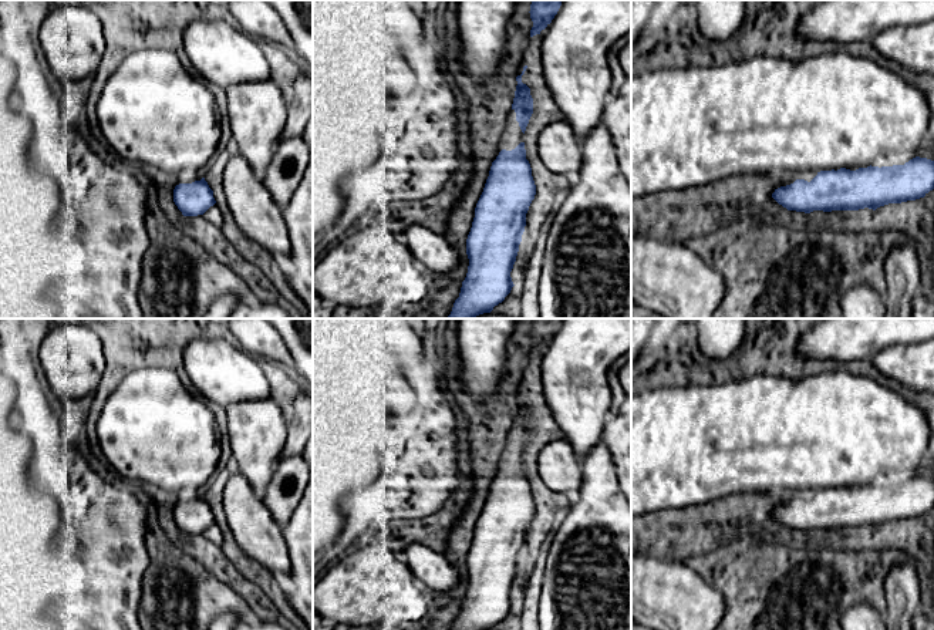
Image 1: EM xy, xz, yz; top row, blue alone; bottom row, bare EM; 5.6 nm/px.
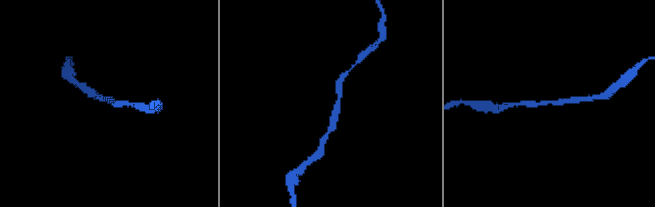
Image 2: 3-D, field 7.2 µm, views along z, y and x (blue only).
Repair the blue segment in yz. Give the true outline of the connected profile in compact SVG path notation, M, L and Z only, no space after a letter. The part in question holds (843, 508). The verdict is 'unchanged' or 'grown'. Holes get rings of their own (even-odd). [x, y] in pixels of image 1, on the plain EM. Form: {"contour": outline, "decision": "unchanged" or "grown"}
{"contour": "M916 475L904 484L867 485L850 489L820 489L810 499L796 498L793 502L775 508L772 516L788 529L810 532L813 529L859 529L873 528L889 522L901 522L924 516L934 508L934 479Z", "decision": "unchanged"}

